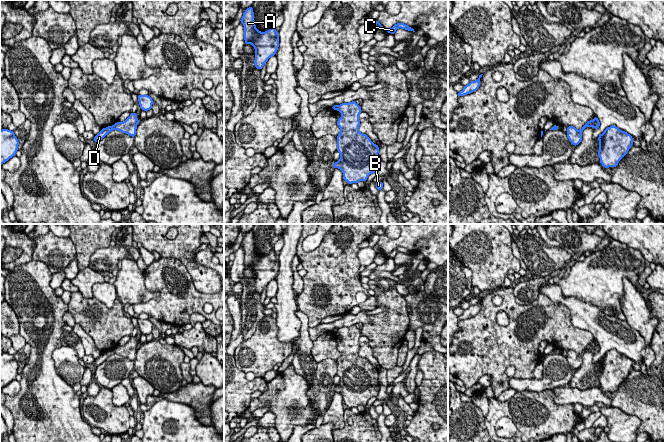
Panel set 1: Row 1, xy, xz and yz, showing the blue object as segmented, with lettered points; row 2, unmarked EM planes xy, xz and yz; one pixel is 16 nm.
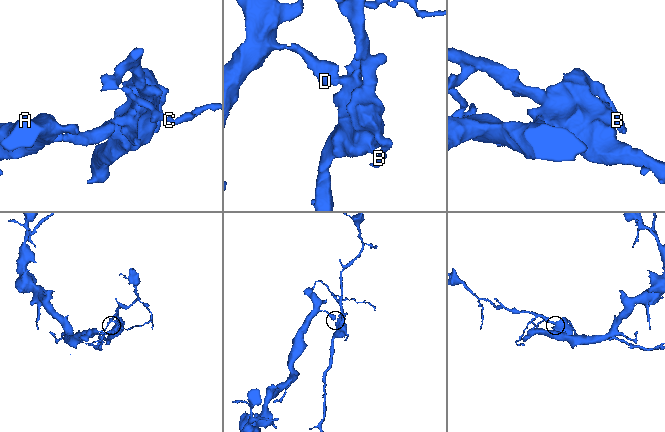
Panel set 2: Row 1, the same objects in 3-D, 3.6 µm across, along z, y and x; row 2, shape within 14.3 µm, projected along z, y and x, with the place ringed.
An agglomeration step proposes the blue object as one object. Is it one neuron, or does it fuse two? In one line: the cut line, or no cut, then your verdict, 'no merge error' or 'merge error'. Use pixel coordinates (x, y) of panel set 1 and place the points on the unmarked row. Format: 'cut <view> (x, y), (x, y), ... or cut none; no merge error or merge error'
cut xy (113, 349), (115, 352); merge error

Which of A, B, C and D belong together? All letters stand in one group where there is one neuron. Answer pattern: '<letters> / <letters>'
A D / B C

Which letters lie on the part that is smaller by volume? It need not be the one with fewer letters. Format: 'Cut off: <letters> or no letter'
Cut off: B, C

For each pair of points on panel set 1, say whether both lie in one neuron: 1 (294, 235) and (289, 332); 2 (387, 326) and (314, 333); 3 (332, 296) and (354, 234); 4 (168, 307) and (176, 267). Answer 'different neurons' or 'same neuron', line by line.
1: same neuron
2: same neuron
3: same neuron
4: same neuron

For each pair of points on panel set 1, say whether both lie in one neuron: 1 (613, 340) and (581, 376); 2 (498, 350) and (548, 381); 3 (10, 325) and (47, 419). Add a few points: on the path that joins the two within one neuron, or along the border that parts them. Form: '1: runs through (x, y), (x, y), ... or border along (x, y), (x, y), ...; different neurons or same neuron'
1: border along (595, 353), (593, 363); different neurons
2: border along (513, 366), (516, 378), (534, 378); different neurons
3: border along (13, 310), (18, 321), (19, 333); different neurons

